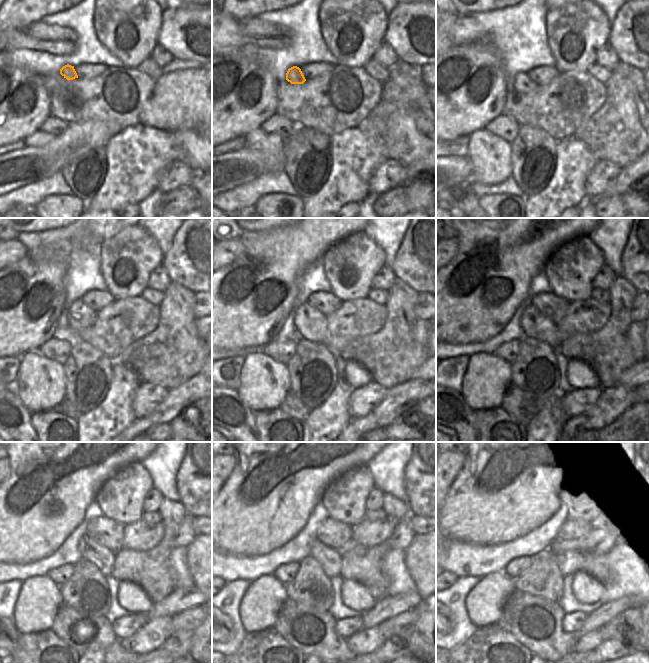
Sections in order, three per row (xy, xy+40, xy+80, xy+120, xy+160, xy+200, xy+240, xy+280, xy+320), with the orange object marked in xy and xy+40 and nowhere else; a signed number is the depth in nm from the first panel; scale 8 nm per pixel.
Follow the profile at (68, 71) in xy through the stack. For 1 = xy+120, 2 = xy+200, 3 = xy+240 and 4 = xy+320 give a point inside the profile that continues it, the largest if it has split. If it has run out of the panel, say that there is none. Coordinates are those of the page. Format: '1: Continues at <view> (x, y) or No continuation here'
1: Continues at xy+120 (80, 317)
2: Continues at xy+200 (535, 324)
3: Continues at xy+240 (105, 560)
4: Continues at xy+320 (566, 563).

